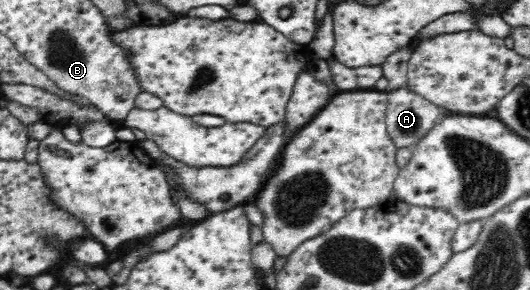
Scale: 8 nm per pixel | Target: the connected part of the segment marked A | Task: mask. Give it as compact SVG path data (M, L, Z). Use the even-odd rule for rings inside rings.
M406 86L387 91L386 131L397 148L413 146L439 116L439 106Z

